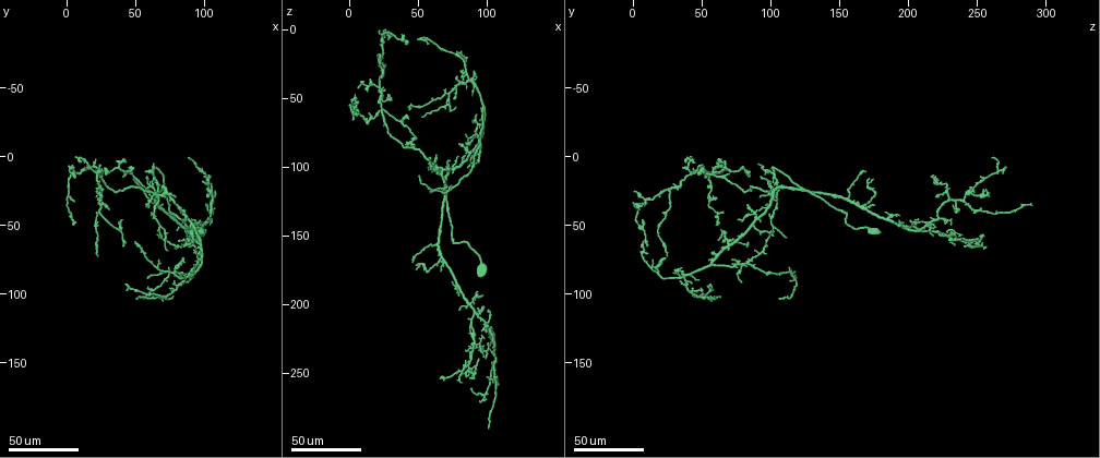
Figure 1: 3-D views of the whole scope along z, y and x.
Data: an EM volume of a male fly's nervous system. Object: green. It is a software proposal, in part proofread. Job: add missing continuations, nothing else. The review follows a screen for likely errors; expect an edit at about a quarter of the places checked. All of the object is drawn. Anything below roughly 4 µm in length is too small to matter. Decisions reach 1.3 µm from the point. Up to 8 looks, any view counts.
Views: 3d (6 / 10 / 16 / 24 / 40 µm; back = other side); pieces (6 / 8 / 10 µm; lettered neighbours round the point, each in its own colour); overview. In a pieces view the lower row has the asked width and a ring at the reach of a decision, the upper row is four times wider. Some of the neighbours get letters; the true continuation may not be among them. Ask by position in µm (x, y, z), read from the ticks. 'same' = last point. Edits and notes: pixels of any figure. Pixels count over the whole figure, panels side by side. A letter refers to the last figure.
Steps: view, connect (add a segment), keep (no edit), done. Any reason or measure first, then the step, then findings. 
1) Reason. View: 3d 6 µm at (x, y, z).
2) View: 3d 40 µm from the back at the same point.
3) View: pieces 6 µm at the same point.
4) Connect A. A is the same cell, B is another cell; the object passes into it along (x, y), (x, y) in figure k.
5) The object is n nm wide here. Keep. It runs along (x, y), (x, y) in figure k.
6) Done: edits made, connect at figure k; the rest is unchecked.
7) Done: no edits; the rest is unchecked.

Thick end. View: 3d 24 µm at (40, 66, 12).

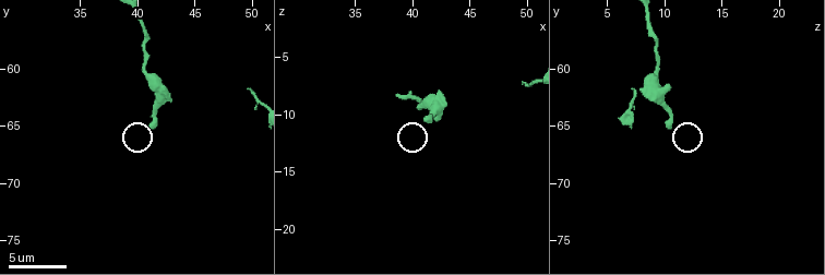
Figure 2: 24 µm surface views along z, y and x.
View: pieces 8 µm at (41.2, 65.0, 10.4).

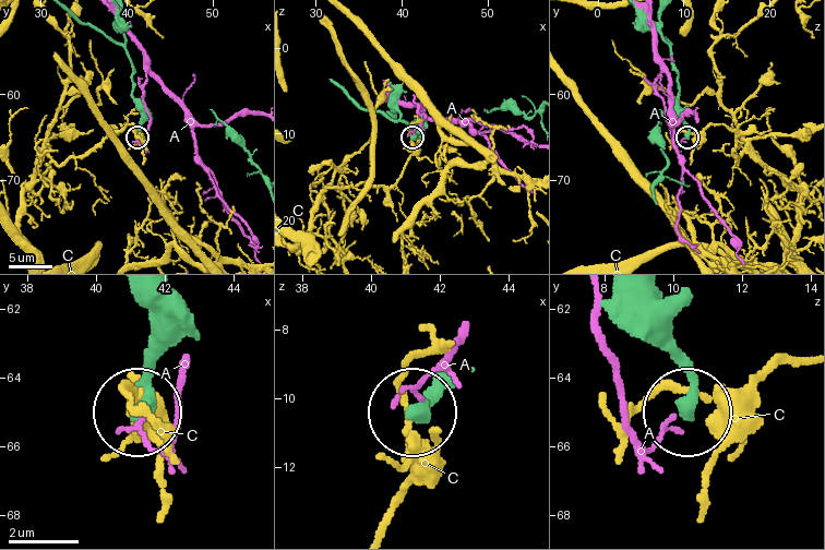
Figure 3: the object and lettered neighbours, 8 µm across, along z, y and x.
Keep. A and C are other cells; none of them fits.

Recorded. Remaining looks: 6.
Thin end. View: 3d 24 µm at (26, 12, 68).

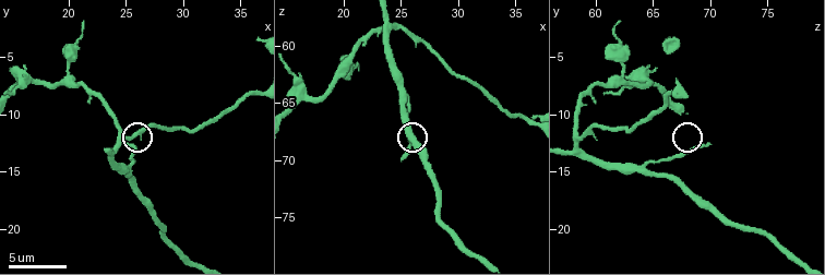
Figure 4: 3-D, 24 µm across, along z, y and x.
View: pieces 6 µm at (25.0, 12.6, 70.0).

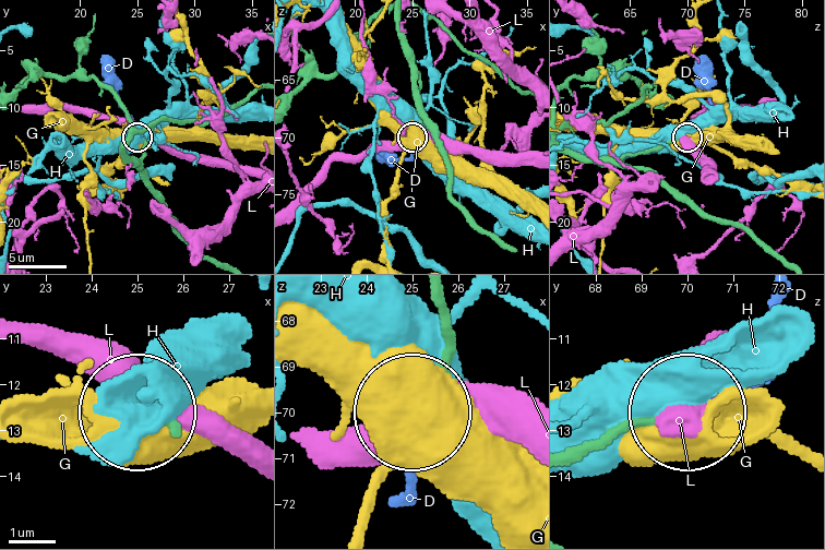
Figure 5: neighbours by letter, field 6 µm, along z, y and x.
Connect D. D is the same cell, G, H and L are other cells; the neuron continues.

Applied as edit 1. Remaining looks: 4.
Free end. View: 3d 40 µm at (68, 60, 110).

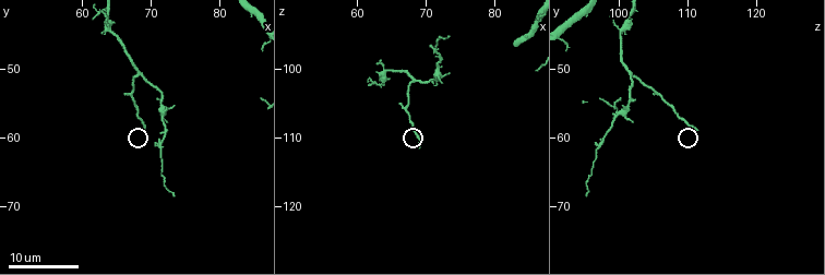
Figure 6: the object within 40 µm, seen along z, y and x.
View: pieces 10 µm at (68.5, 58.5, 111.5).

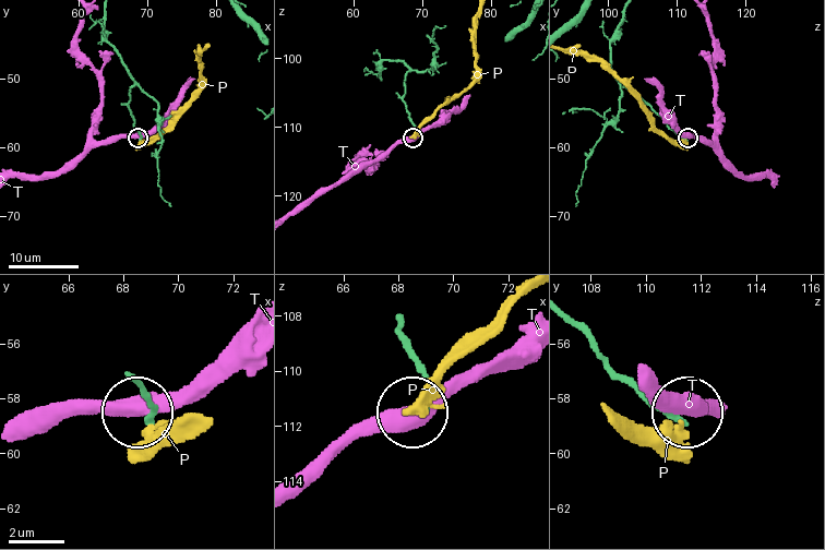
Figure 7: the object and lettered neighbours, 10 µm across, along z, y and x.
The object is 210 nm wide here. Keep. P and T are other cells; it runs along (571, 321), (612, 370), (681, 417) in figure 7; no lettered segment goes on from it.

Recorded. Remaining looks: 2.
Done: edits made, connect at figure 5; the rest is unchecked.

